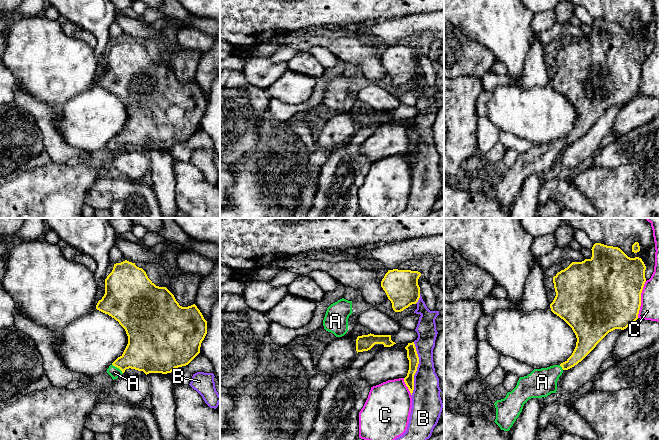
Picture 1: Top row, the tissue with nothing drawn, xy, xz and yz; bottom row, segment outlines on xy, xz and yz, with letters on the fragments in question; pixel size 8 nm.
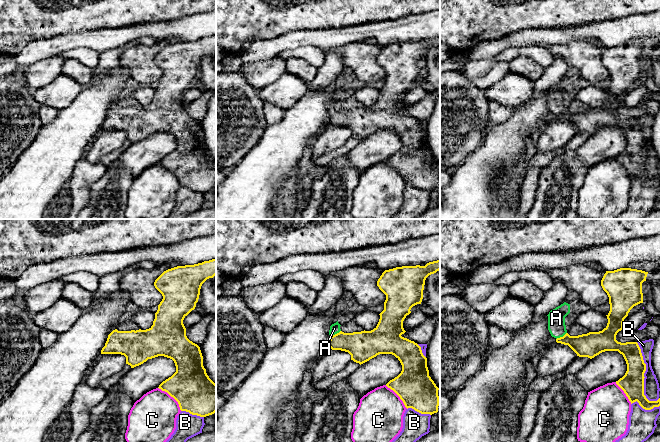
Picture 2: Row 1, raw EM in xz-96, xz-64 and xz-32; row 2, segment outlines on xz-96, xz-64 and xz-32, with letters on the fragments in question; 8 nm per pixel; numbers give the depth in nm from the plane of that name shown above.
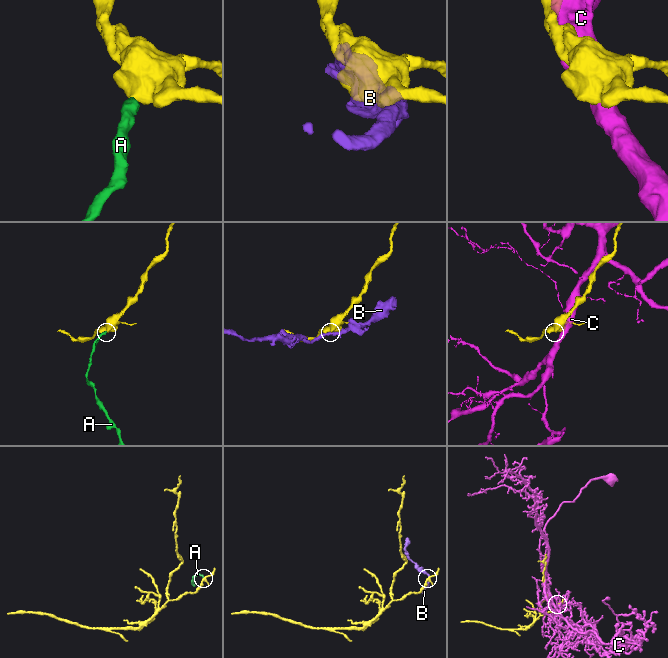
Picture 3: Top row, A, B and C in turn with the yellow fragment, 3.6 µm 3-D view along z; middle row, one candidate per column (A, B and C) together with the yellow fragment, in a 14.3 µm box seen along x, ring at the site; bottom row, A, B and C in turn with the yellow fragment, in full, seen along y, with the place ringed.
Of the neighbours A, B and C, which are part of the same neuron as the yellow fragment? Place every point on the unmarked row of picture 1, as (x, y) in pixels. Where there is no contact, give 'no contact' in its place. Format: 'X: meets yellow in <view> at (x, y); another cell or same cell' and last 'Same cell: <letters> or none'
A: meets yellow in xy at (118, 143); same cell
B: meets yellow in xz at (416, 145); another cell
C: meets yellow in yz at (640, 75); another cell
Same cell: A

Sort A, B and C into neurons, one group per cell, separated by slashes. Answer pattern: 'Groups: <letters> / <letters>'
Groups: A / B / C

